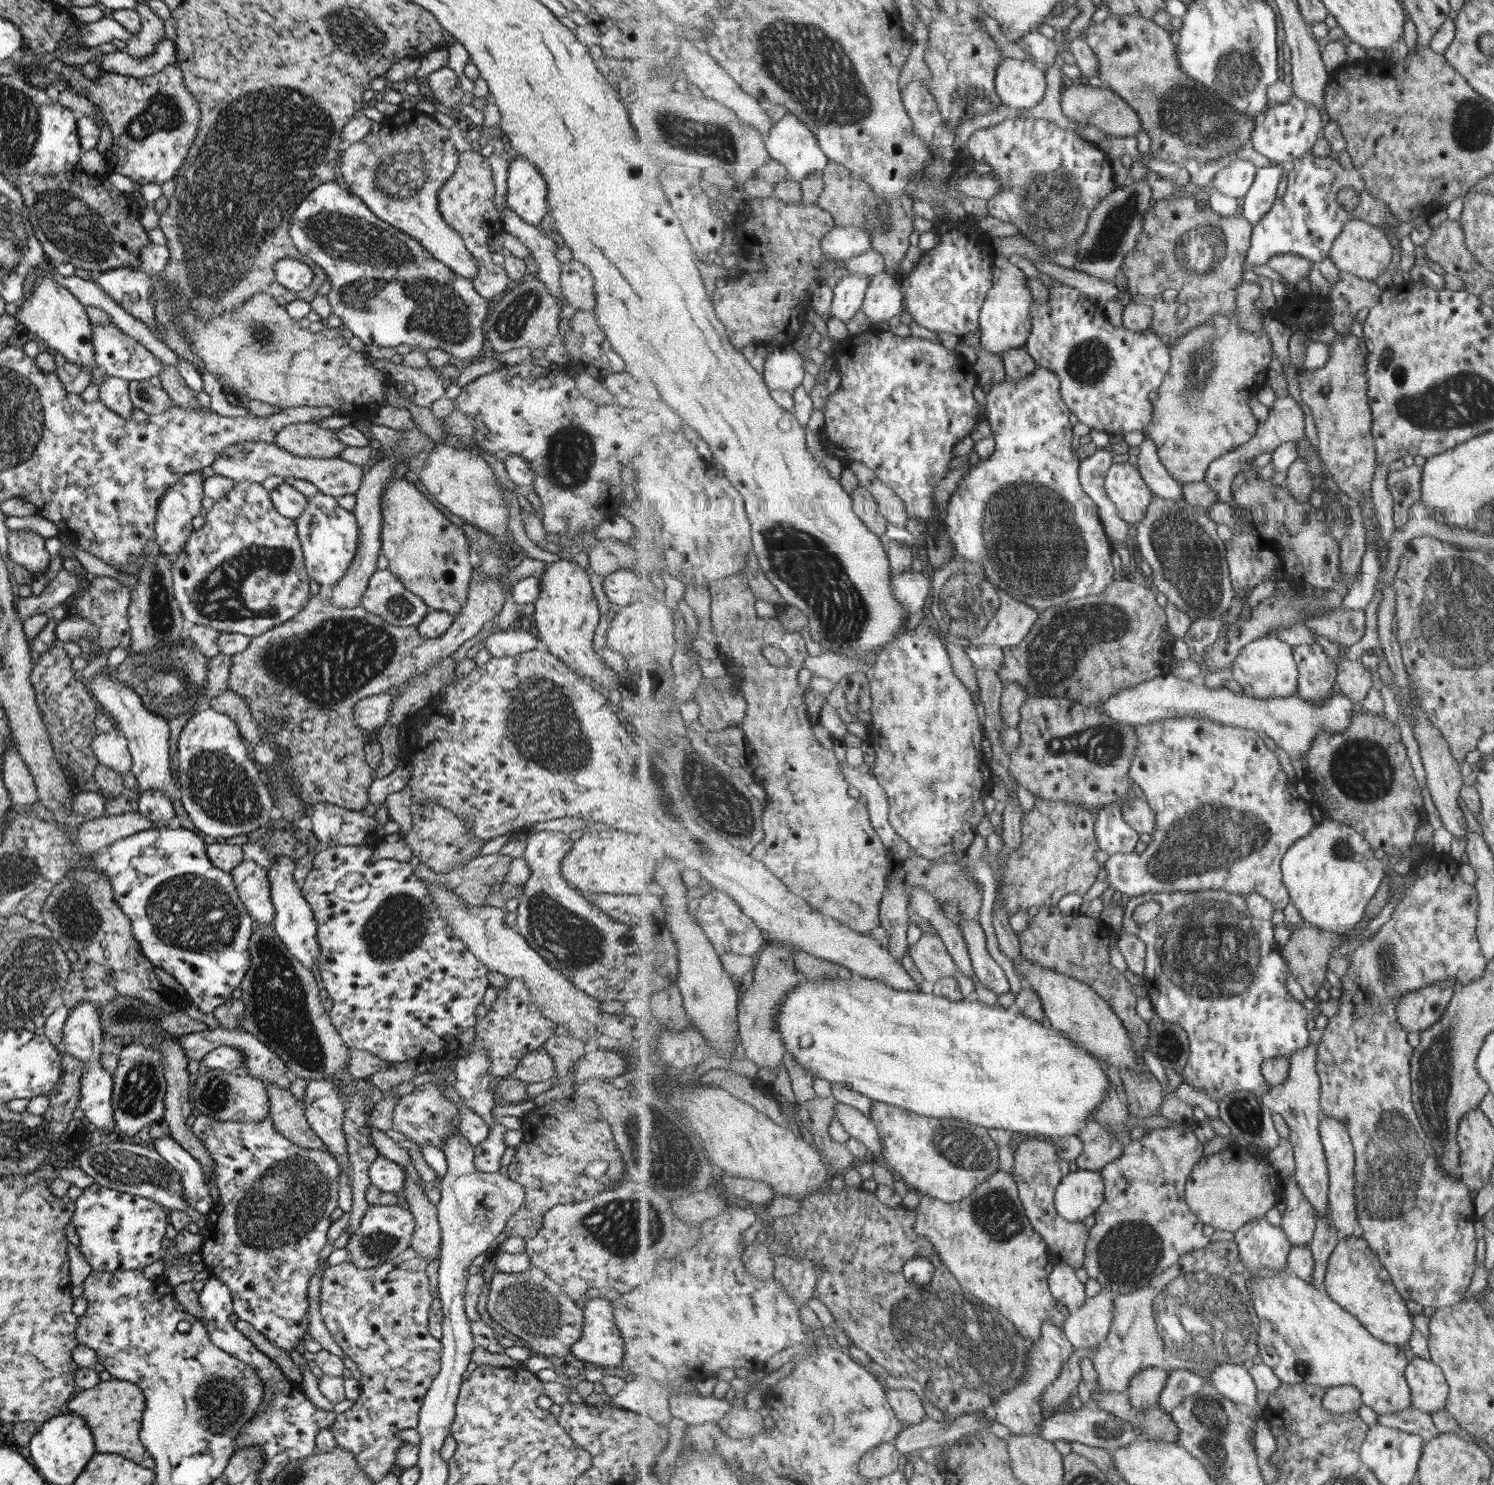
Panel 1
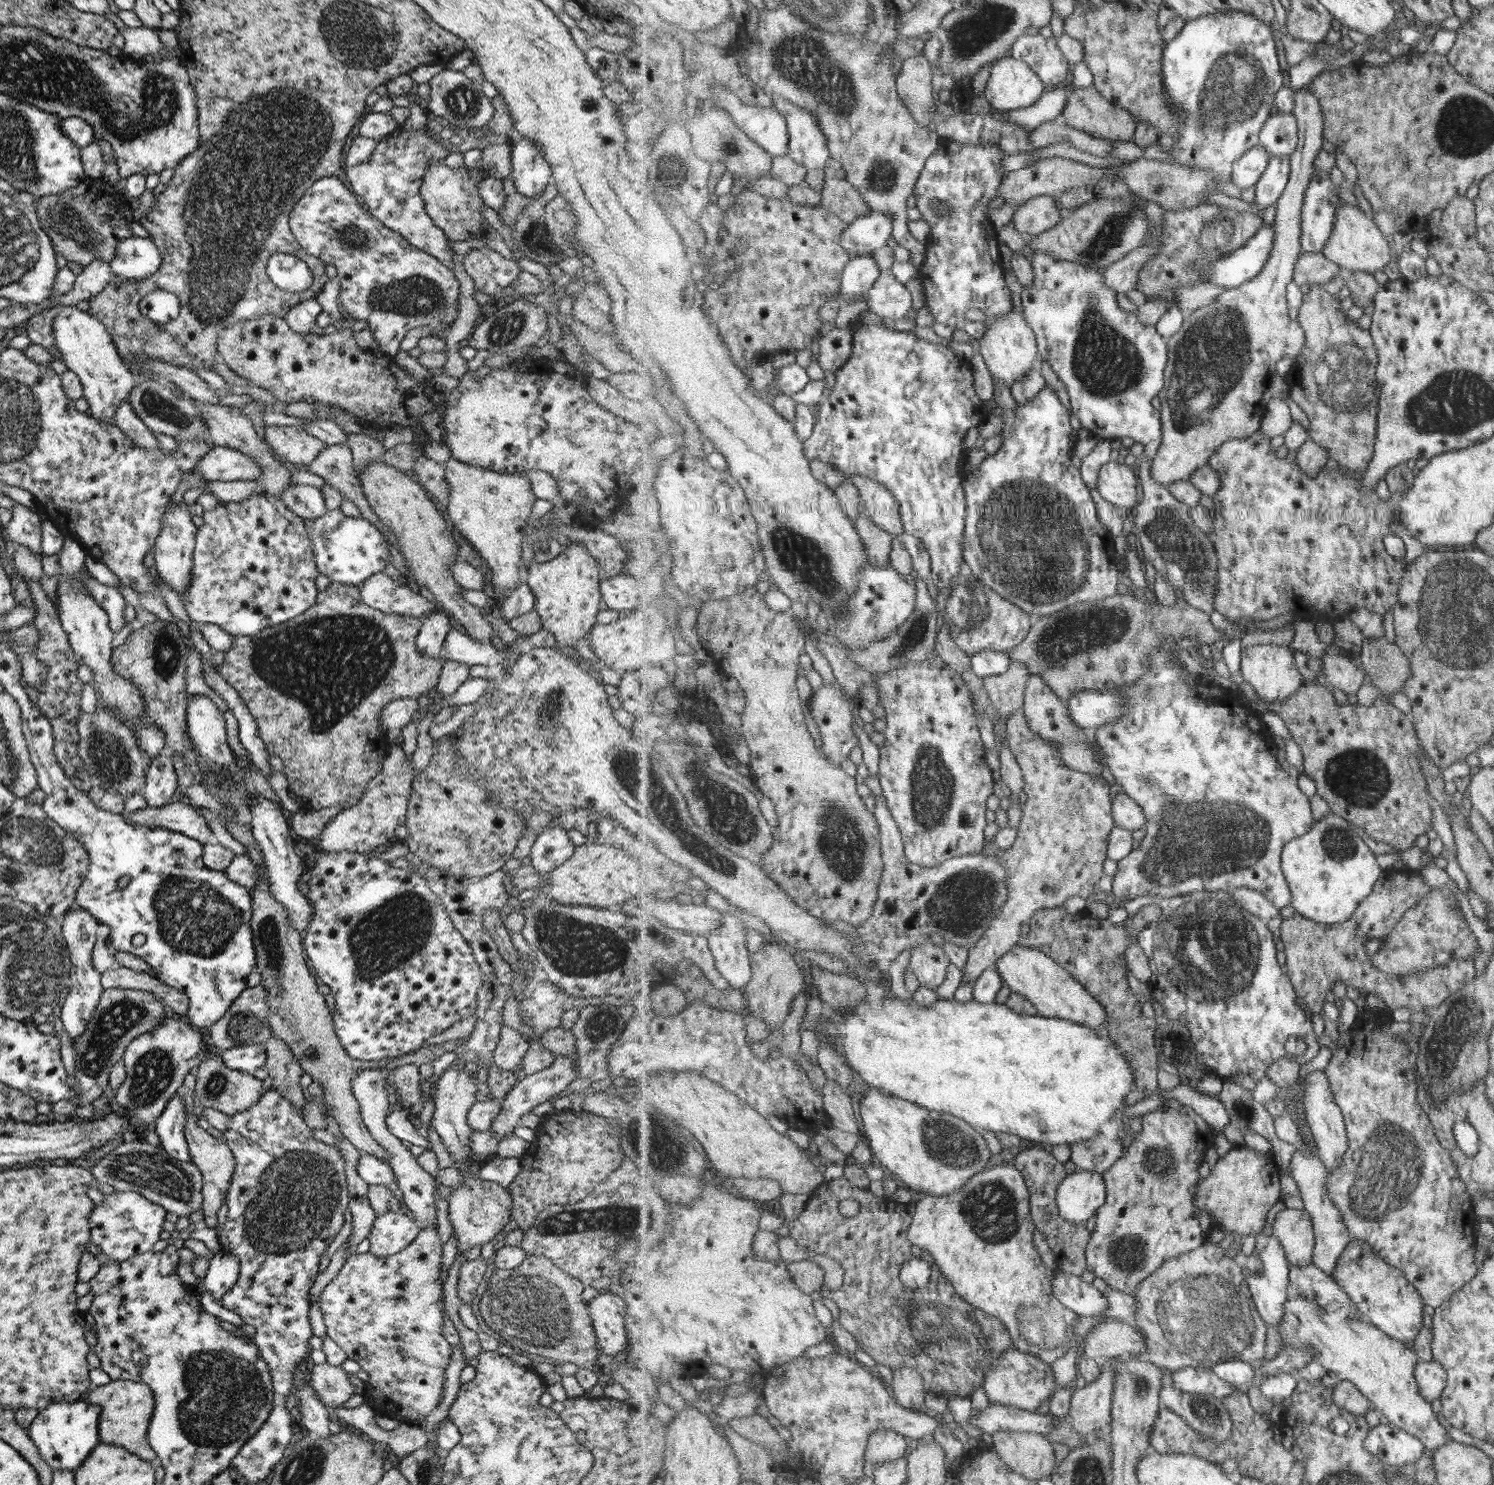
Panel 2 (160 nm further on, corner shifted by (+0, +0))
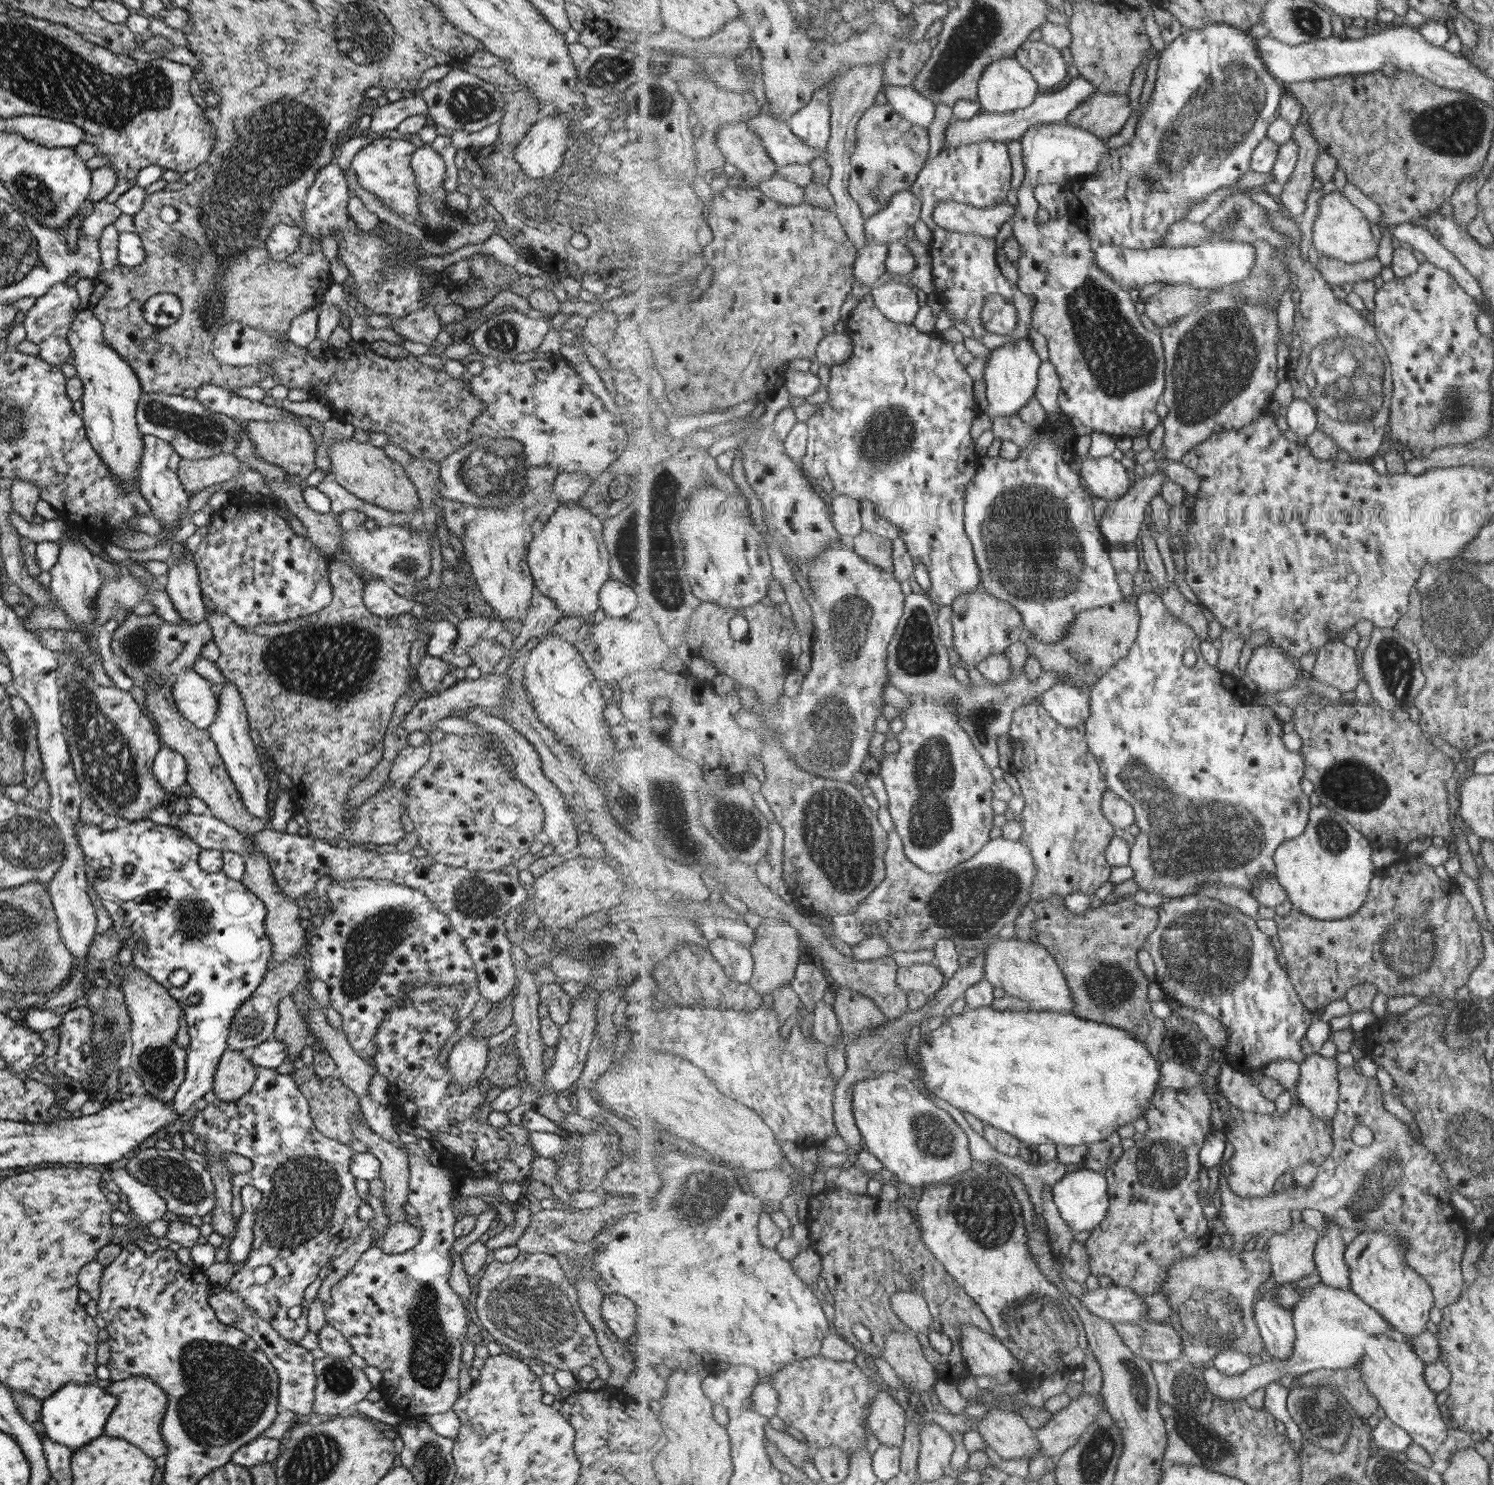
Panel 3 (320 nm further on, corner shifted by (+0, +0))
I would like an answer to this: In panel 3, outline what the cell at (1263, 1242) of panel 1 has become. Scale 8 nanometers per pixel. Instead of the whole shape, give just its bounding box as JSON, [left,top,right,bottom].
[1256,1287,1295,1360]

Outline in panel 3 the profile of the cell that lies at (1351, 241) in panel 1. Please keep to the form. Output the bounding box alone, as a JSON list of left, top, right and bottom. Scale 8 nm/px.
[1312,191,1380,263]

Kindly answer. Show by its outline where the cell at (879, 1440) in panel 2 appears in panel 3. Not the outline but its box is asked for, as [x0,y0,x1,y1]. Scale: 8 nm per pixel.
[868,1386,907,1447]

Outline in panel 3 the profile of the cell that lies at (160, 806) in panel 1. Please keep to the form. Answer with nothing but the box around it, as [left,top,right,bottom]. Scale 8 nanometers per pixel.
[152,747,186,795]

